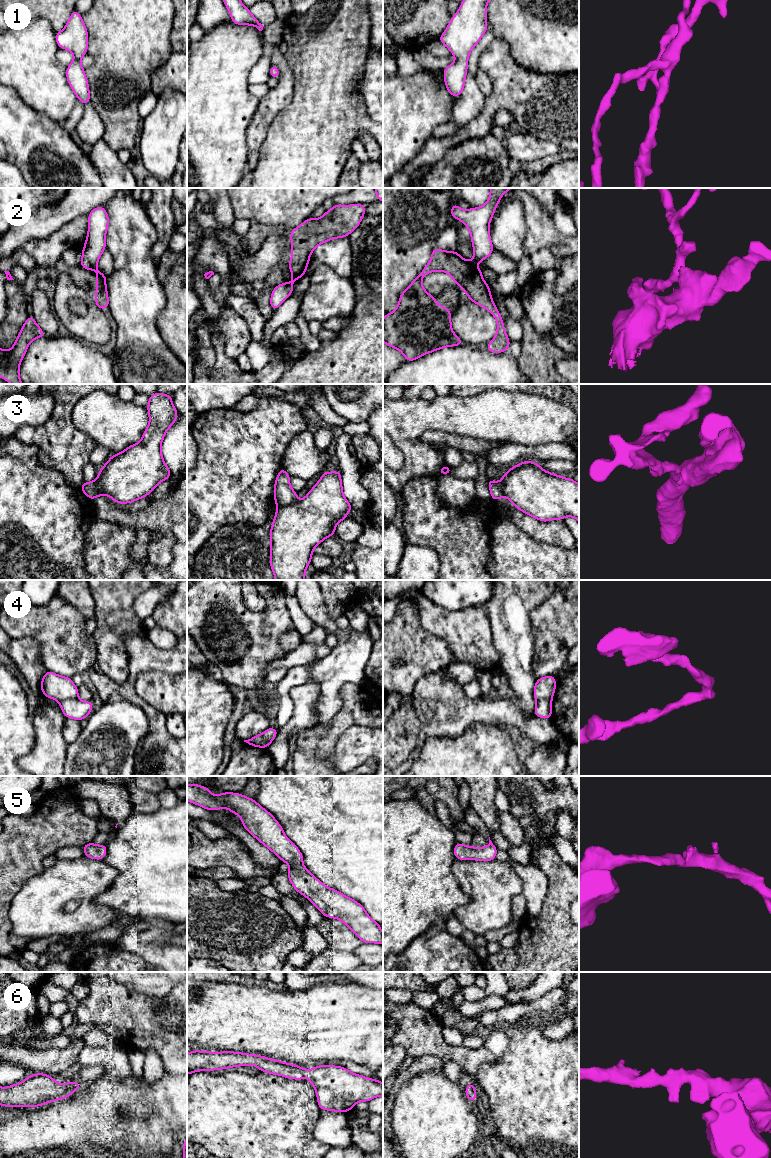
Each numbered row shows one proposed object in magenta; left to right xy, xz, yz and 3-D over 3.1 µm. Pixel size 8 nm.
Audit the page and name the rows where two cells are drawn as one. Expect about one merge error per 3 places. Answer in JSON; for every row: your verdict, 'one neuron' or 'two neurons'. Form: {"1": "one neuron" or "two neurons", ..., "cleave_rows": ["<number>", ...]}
{"1": "one neuron", "2": "two neurons", "3": "two neurons", "4": "two neurons", "5": "one neuron", "6": "one neuron", "cleave_rows": ["2", "3", "4"]}

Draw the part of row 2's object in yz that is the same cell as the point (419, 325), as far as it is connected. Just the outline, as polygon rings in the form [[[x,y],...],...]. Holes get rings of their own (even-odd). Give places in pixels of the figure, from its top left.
[[[434,247],[430,262],[400,295],[396,310],[391,313],[386,313],[383,319],[383,342],[388,346],[400,350],[408,362],[414,361],[424,354],[432,353],[438,349],[464,344],[462,339],[452,331],[451,310],[440,306],[434,296],[427,293],[422,286],[423,277],[434,271],[448,273],[453,278],[454,283],[464,290],[472,302],[487,309],[496,319],[496,335],[487,344],[487,351],[496,354],[507,351],[511,342],[507,337],[503,318],[491,298],[490,287],[482,278],[482,270],[473,262],[462,258],[458,252],[443,251],[438,247]]]

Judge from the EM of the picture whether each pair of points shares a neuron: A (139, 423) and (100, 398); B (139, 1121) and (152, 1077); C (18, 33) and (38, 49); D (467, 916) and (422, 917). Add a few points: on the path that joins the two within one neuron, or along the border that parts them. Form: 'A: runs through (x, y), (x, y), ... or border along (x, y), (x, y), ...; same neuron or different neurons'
A: runs through (129, 421), (123, 421), (110, 408); same neuron
B: border along (165, 1071), (154, 1082), (143, 1077); different neurons
C: runs through (23, 38), (33, 48); same neuron
D: border along (470, 899), (467, 903), (459, 905), (452, 914); different neurons

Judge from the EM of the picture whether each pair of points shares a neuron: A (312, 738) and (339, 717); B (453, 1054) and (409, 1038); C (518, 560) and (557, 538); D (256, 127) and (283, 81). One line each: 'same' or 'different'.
A: same
B: same
C: different
D: same

